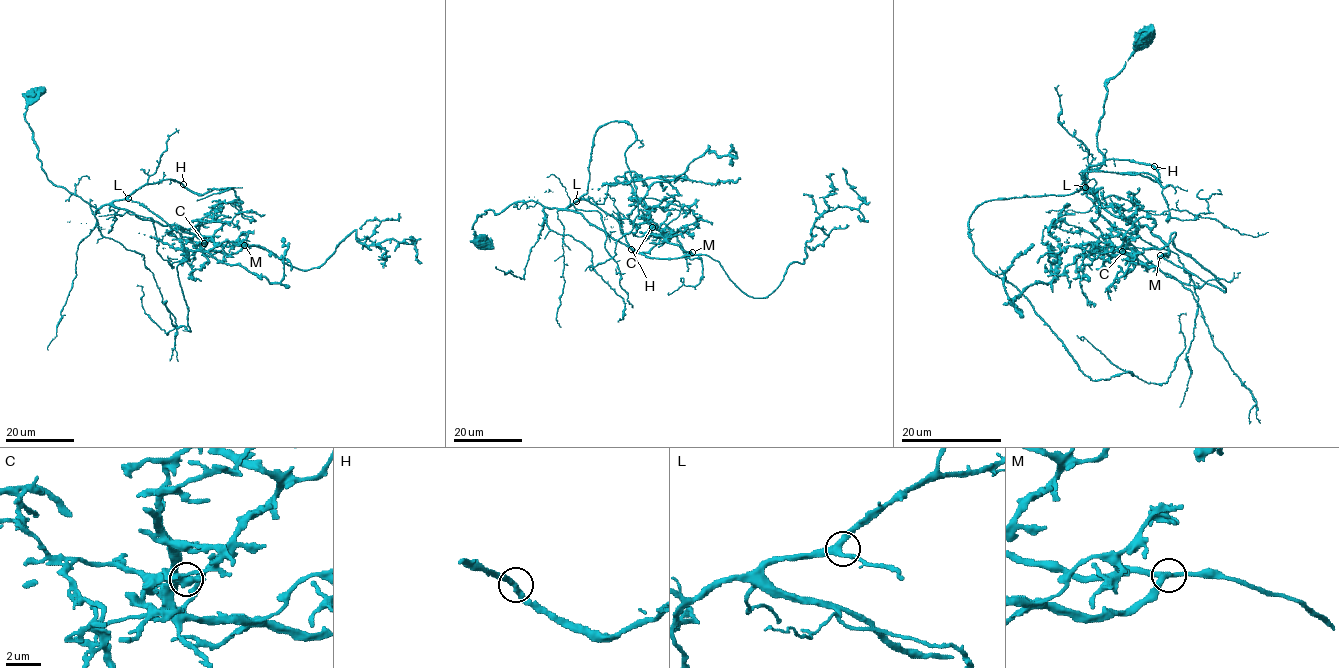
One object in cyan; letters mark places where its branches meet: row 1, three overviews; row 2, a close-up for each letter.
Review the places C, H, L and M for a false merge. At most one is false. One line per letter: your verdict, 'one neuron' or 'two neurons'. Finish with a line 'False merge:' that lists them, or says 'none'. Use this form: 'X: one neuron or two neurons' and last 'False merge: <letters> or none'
C: two neurons
H: one neuron
L: one neuron
M: one neuron
False merge: C

